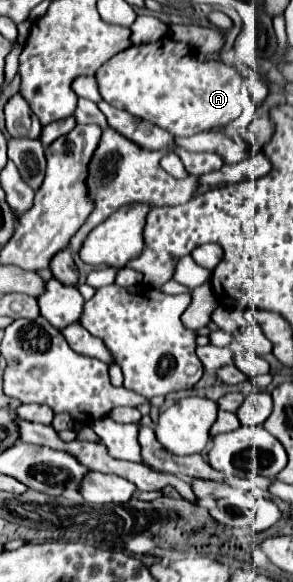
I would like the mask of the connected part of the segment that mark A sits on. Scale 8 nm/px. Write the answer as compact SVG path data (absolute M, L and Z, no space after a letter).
M169 36L119 52L97 70L95 80L93 76L81 76L73 82L73 90L93 102L101 102L103 96L111 106L153 122L173 136L193 136L221 128L241 114L243 76L221 60L203 60L187 42Z

